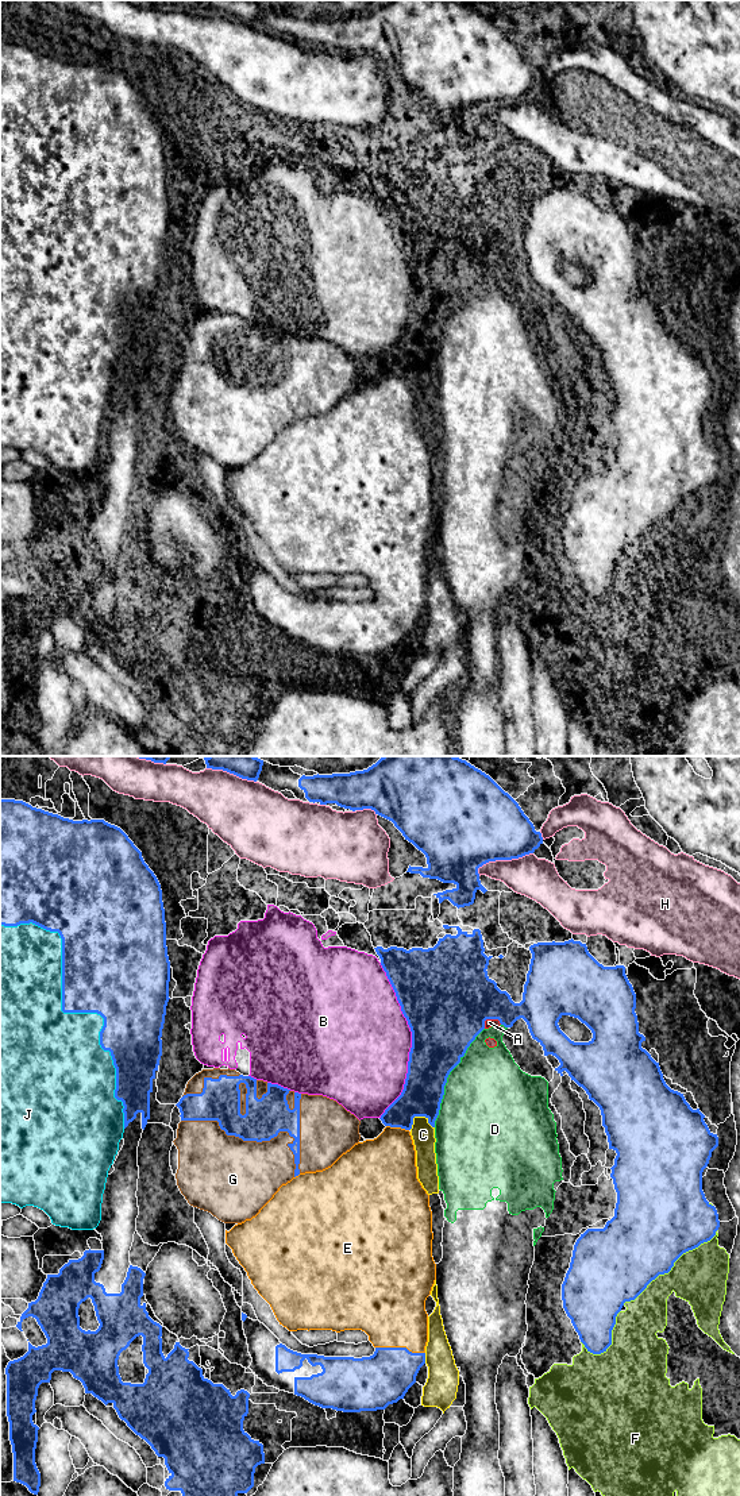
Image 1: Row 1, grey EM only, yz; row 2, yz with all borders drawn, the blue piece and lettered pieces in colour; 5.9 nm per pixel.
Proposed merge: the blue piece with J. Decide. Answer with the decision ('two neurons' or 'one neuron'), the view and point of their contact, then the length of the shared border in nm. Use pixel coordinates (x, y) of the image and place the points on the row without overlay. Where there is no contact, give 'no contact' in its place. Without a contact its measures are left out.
two neurons; meets blue in yz at (72, 255); contact 1400 nm long

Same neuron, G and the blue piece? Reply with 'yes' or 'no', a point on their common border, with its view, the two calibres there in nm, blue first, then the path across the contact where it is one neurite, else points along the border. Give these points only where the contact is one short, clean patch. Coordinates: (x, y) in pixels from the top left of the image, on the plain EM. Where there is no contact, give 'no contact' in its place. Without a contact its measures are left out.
no; contact yz (253, 384); calibres 240 and 460 nm

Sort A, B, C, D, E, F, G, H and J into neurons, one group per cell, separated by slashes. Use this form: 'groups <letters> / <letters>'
groups A D / B / C / E / F / G / H / J

